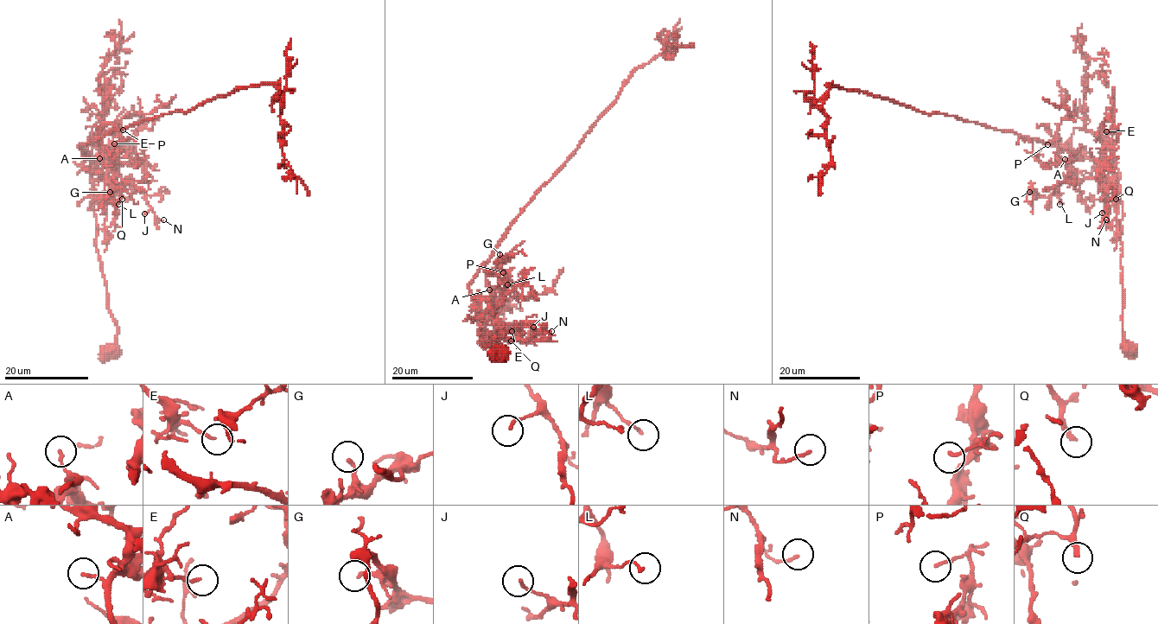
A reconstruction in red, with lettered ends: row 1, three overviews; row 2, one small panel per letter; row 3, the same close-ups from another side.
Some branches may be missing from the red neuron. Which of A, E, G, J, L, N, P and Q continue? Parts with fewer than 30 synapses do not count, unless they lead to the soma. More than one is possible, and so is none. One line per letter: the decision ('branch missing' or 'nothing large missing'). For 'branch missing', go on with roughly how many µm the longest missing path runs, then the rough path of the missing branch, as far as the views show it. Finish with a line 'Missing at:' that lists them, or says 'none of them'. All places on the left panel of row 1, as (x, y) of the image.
A: nothing large missing
E: nothing large missing
G: nothing large missing
J: nothing large missing
L: nothing large missing
N: nothing large missing
P: nothing large missing
Q: branch missing; missing 7 µm; course (122, 199), (132, 209), (138, 208)
Missing at: Q

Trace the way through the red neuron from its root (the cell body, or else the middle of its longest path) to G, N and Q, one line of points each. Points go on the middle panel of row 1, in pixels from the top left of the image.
G: (499, 353), (506, 347), (483, 347), (482, 340), (495, 333), (495, 307), (503, 287), (496, 273), (499, 254)
N: (499, 353), (506, 347), (483, 347), (485, 342), (482, 340), (497, 338), (528, 340), (539, 331), (551, 331)
Q: (499, 353), (506, 347), (483, 347), (485, 342), (482, 340), (497, 338), (511, 340)

